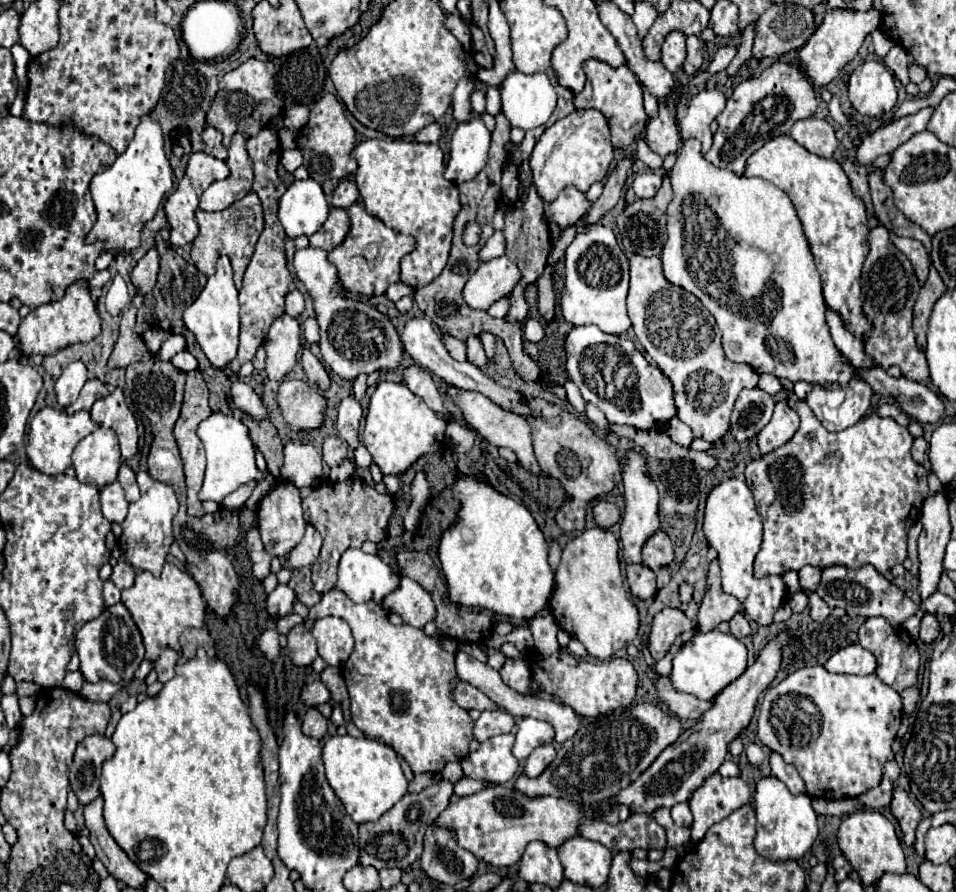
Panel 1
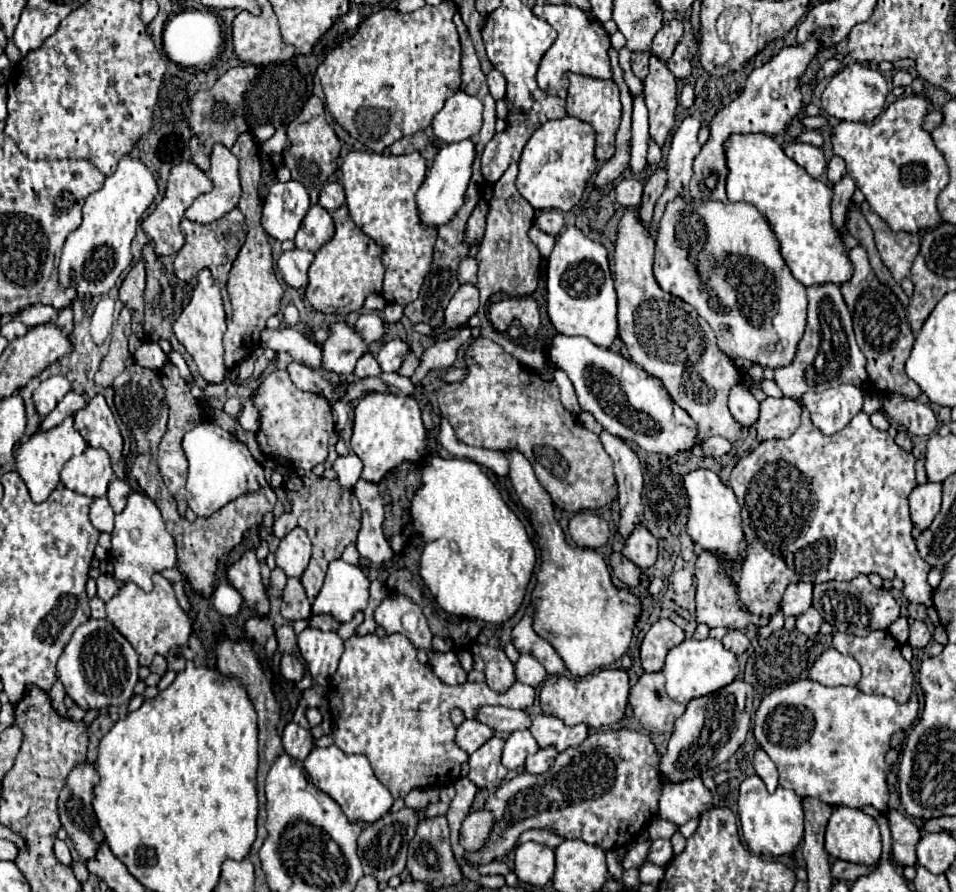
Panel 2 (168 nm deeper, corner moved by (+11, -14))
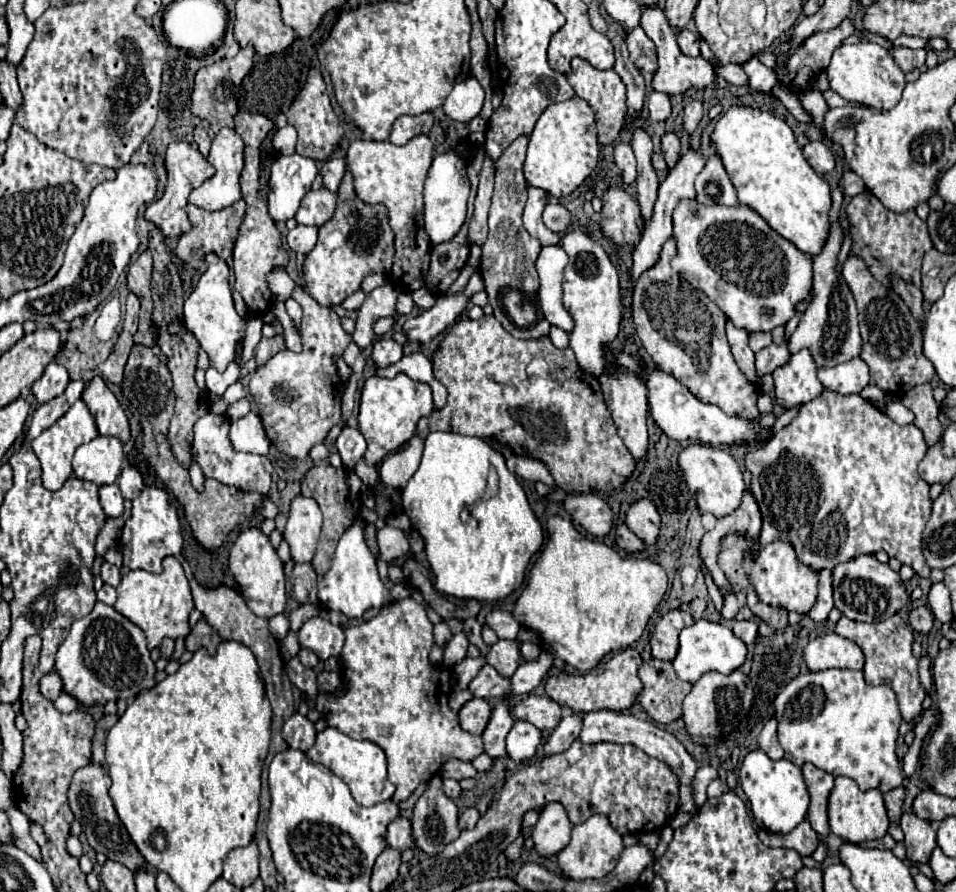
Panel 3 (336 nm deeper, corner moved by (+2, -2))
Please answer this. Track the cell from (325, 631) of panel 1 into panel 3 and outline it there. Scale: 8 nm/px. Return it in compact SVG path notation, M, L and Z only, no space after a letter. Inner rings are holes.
M316 616L310 618L298 632L298 640L302 648L312 650L320 660L328 660L332 656L340 656L344 646L344 628L330 624L328 620Z

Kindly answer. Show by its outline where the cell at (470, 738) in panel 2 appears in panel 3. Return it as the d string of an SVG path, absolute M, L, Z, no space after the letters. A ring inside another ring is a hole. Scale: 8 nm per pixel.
M472 698L470 702L464 704L464 708L458 712L460 716L460 726L470 732L470 734L476 734L480 736L486 728L486 724L490 722L490 716L492 716L492 706L486 702L486 700L476 700Z

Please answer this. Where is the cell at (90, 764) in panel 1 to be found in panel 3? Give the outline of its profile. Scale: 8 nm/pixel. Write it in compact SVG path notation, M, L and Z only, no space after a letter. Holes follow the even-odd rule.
M90 762L90 764L76 770L76 774L72 778L72 784L70 784L70 790L68 790L68 804L74 812L74 818L82 824L82 830L88 838L88 844L96 852L104 854L108 860L120 862L126 868L130 868L132 872L136 872L138 868L146 866L146 862L140 856L140 852L136 850L136 846L132 844L126 828L122 826L122 822L120 822L120 818L114 810L112 798L108 796L108 788L110 788L110 776L108 776L106 768Z

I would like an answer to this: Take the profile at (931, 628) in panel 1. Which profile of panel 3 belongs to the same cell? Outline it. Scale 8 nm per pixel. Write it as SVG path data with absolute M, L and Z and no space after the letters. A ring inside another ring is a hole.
M920 606L920 608L914 608L910 612L910 624L916 632L922 632L922 634L928 634L932 630L932 624L934 624L934 614L928 606Z

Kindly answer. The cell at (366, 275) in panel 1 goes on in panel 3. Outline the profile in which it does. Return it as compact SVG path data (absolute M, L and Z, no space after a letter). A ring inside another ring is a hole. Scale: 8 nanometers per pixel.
M346 172L338 190L338 208L332 220L320 226L318 244L304 260L304 282L308 294L322 306L342 304L348 296L360 290L368 274L388 276L394 256L394 232L388 226L386 208L370 206L358 200L350 172Z

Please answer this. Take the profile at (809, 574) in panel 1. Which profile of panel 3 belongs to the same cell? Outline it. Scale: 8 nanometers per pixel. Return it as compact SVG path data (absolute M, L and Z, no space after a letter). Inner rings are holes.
M728 534L722 542L718 564L736 592L740 592L746 586L754 586L762 602L782 606L786 610L796 610L800 614L808 614L814 606L818 574L796 560L794 548L790 548L790 544L774 542L768 544L760 554L756 554L756 546L750 544L746 538L740 538L738 534Z

